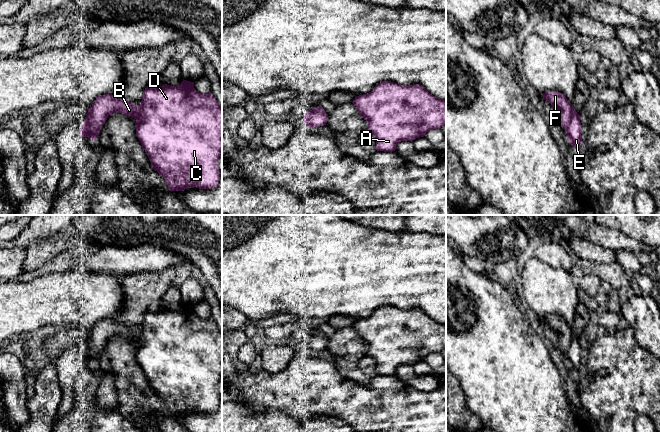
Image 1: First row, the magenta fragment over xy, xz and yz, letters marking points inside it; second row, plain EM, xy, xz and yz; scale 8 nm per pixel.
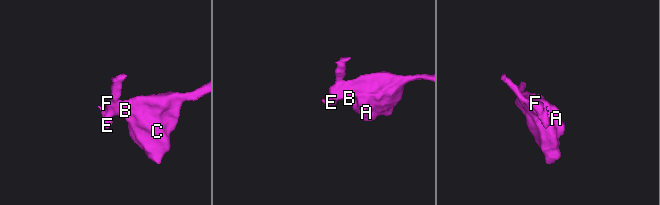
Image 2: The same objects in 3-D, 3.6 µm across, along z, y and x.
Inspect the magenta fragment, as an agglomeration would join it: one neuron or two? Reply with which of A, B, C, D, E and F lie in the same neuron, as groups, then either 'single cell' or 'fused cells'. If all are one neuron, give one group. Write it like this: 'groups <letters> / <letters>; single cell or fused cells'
groups A B C D F / E; fused cells

